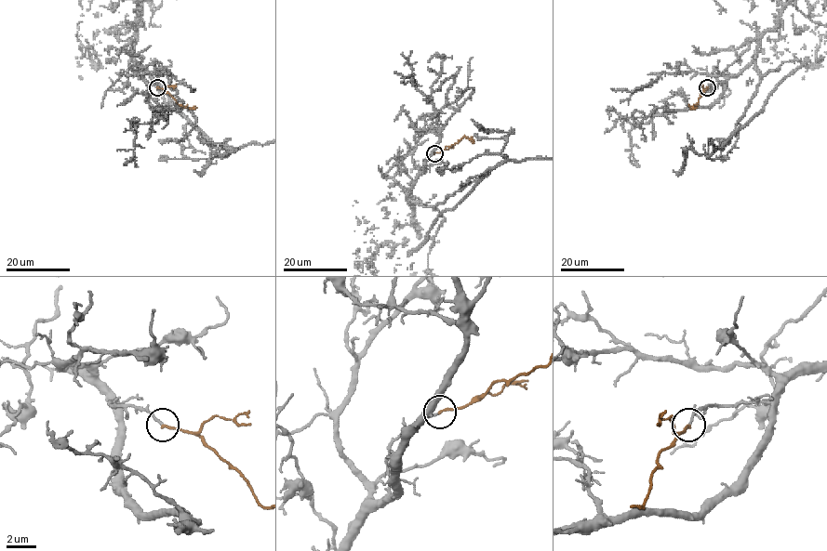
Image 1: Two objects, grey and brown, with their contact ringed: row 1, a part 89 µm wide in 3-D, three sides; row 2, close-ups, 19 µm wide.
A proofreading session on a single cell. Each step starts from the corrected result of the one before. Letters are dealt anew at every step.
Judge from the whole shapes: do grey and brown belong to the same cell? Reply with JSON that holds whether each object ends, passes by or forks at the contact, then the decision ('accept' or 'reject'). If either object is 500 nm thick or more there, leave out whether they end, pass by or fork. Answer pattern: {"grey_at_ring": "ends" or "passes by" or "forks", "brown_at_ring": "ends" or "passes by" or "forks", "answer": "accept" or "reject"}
{"grey_at_ring": "ends", "brown_at_ring": "ends", "answer": "accept"}

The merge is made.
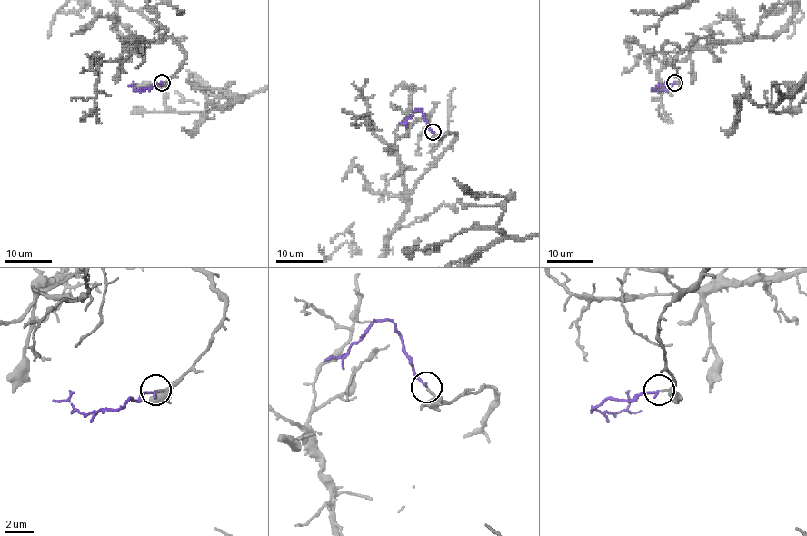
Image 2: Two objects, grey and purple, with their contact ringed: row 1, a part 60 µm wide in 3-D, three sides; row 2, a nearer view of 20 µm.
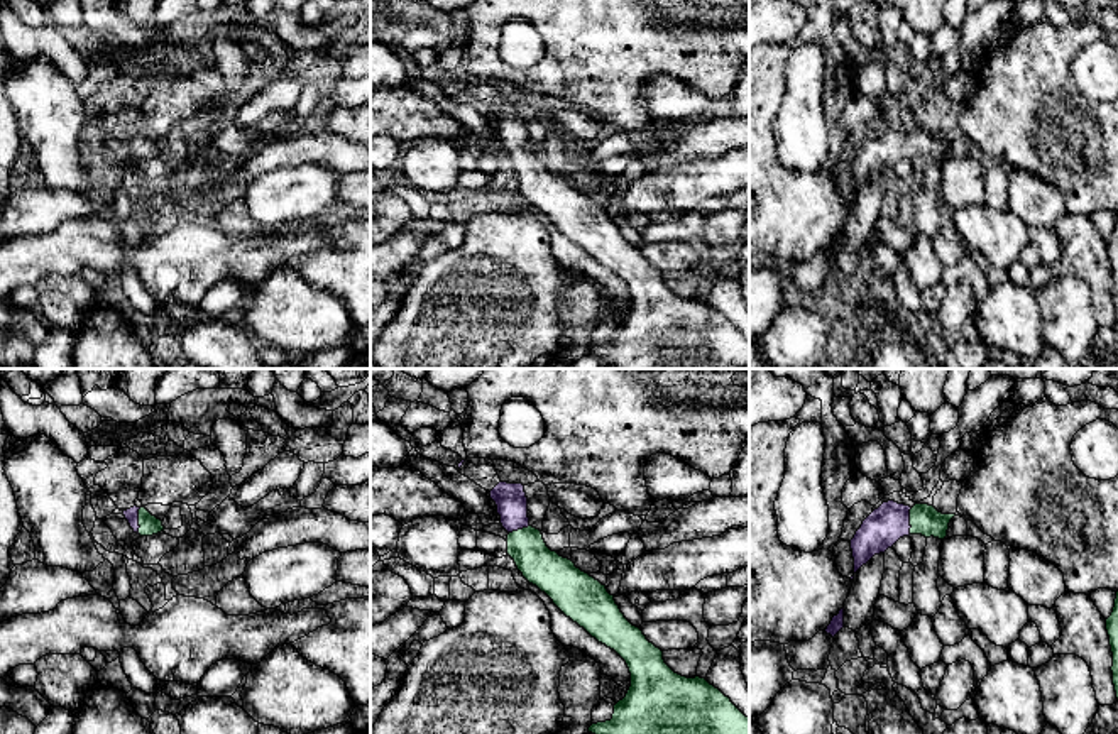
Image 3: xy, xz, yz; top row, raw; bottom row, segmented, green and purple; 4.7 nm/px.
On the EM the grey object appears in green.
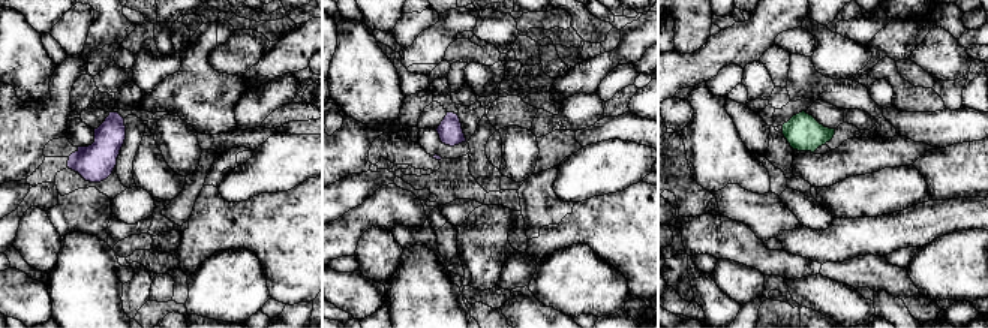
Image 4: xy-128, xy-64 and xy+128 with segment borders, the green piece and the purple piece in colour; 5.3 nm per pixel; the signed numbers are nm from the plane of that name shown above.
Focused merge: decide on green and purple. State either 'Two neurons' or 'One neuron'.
One neuron

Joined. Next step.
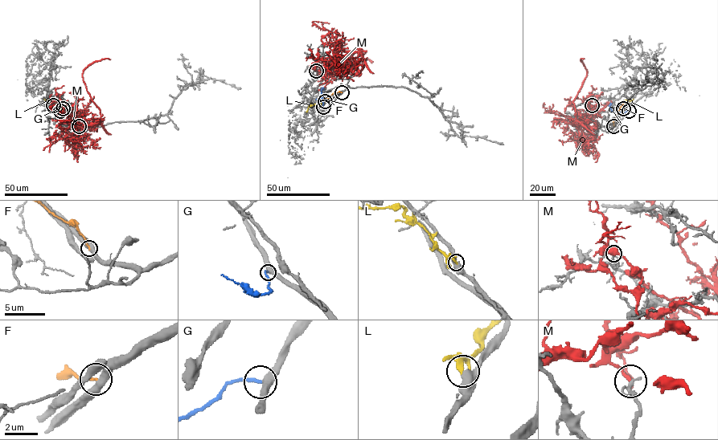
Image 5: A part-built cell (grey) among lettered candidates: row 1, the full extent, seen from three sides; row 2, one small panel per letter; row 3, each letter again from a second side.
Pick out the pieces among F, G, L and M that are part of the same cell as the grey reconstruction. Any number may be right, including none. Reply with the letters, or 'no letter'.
G

